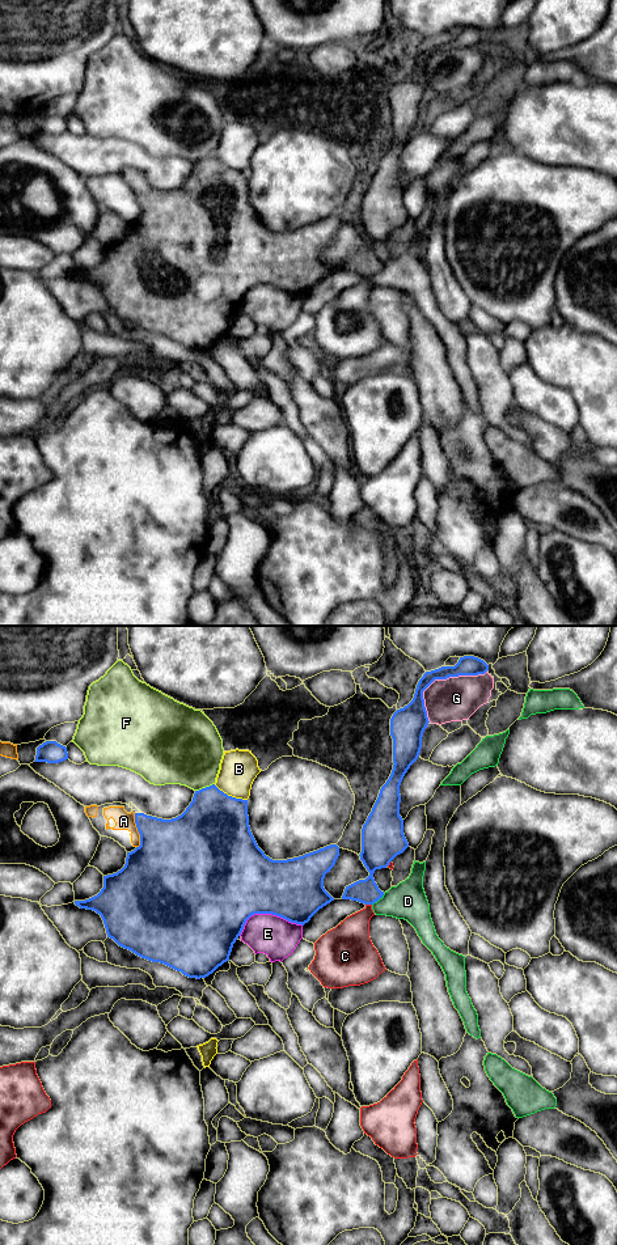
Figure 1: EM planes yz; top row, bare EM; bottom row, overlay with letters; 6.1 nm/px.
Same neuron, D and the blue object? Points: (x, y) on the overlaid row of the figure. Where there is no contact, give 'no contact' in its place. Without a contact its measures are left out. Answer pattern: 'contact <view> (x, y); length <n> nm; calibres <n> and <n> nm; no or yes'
contact yz (377, 900); length 110 nm; calibres 150 and 220 nm; no

